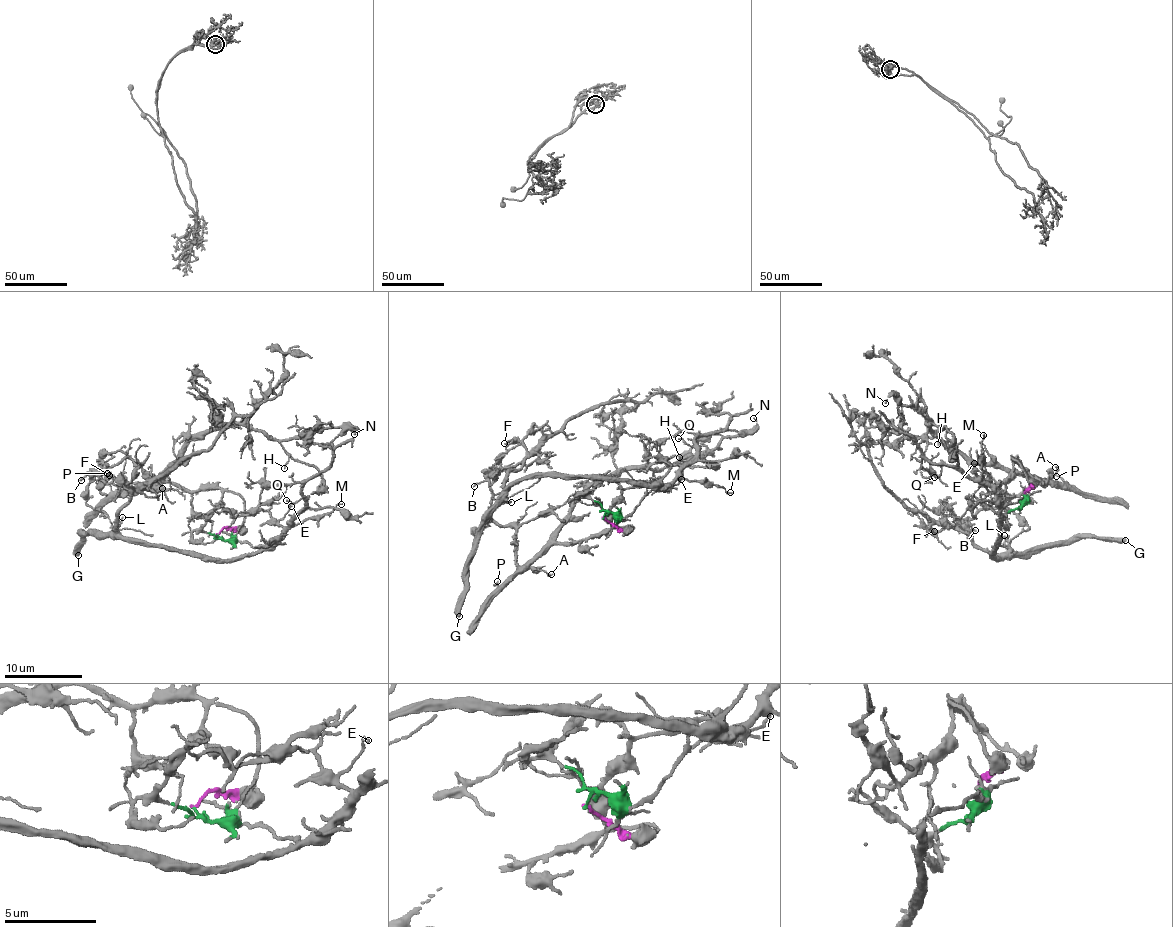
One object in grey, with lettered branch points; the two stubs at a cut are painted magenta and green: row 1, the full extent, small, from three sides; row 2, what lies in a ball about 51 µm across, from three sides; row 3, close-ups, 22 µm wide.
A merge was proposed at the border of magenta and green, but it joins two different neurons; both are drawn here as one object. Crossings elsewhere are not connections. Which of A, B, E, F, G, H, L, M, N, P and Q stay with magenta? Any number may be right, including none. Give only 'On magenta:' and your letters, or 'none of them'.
On magenta: A, B, H, N, P

